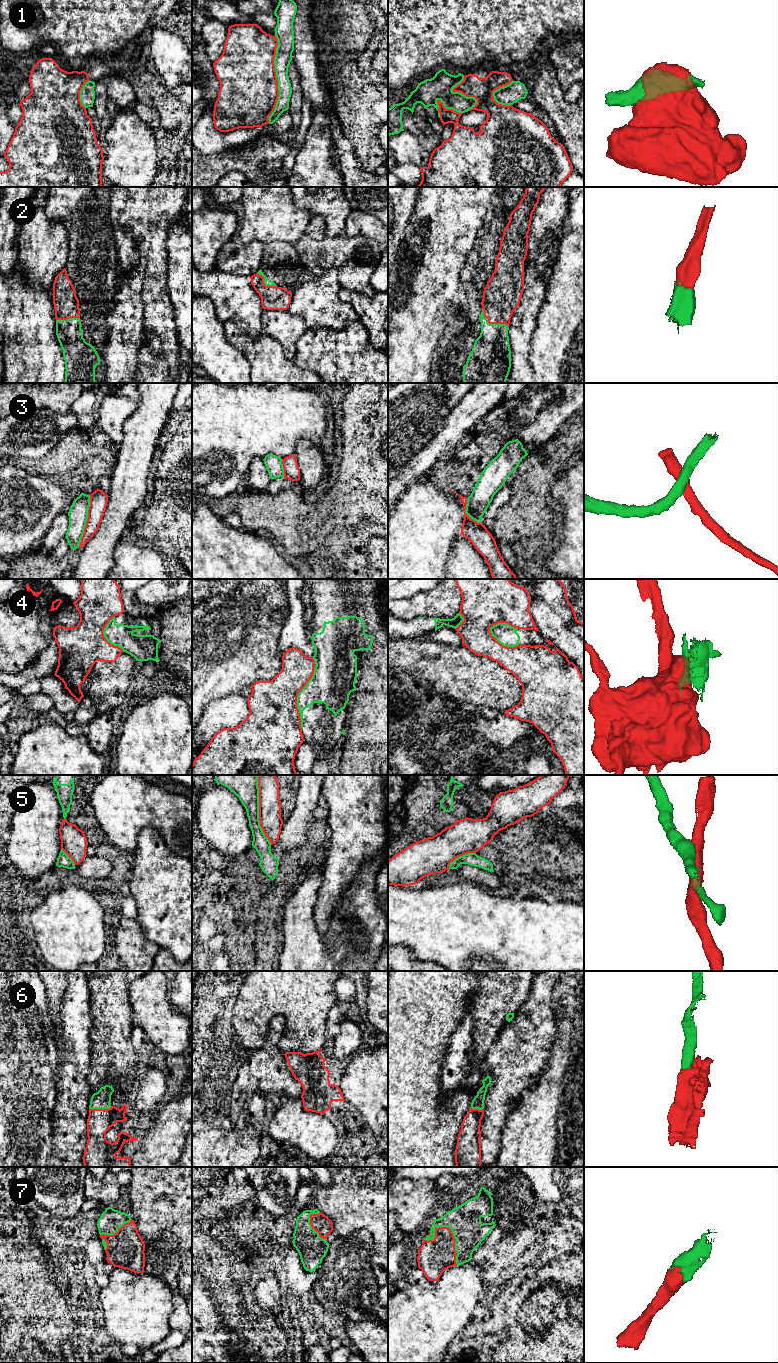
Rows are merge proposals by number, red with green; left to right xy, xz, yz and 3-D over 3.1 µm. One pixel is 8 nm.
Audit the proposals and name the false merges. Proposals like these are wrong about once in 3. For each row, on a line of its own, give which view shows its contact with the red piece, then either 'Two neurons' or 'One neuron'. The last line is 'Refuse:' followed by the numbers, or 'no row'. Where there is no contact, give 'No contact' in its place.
1: Touches red in xz. Two neurons
2: Touches red in yz. One neuron
3: Touches red in xy. Two neurons
4: Touches red in xz. Two neurons
5: Touches red in xz. Two neurons
6: Touches red in xy. One neuron
7: Touches red in yz. One neuron
Refuse: 1, 3, 4, 5

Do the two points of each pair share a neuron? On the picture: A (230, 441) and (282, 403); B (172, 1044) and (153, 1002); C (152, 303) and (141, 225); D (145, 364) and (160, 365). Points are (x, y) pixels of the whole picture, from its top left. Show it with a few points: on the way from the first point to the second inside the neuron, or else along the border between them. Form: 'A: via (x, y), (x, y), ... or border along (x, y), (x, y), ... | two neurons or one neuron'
A: via (243, 428), (251, 420), (265, 420), (269, 416) | one neuron
B: via (171, 1034), (153, 1012) | one neuron
C: via (156, 284), (156, 259), (151, 244) | one neuron
D: via (149, 365), (156, 365) | one neuron

